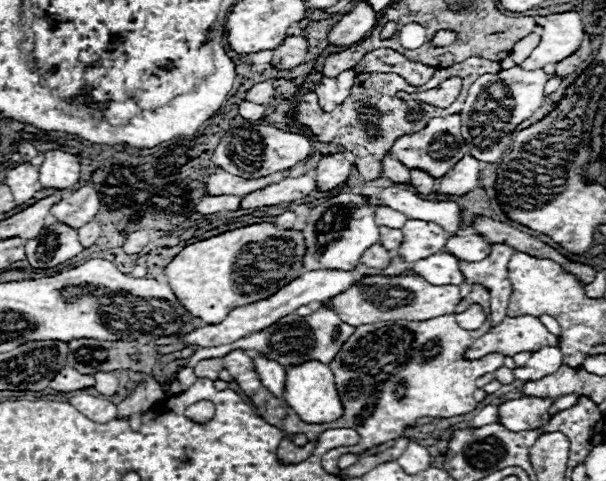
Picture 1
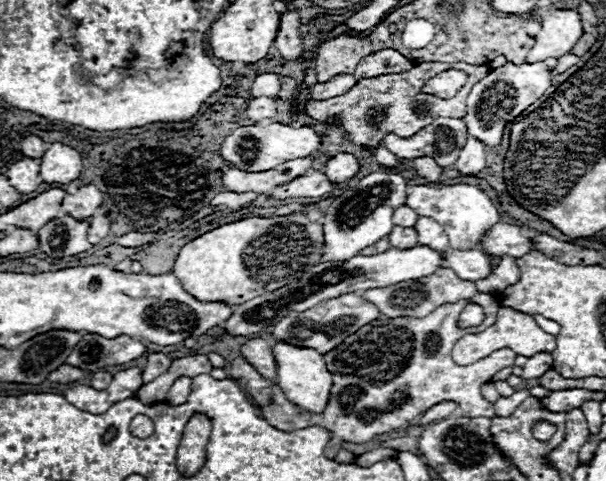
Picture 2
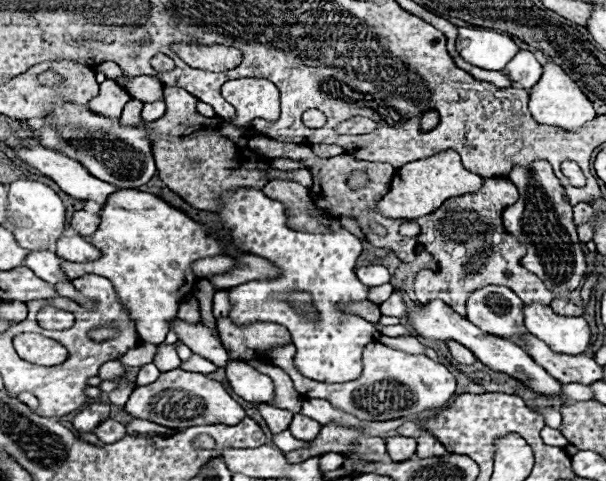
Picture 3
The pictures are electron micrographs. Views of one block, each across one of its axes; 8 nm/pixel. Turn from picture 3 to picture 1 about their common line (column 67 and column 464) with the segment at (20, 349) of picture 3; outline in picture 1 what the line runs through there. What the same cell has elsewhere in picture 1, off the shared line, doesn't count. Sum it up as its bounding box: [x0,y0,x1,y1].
[464,316,558,360]

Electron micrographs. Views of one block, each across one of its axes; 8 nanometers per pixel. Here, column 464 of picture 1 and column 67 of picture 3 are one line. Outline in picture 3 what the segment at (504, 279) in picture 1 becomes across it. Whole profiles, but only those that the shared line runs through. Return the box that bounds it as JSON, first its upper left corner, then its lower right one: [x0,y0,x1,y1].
[62,188,228,344]

